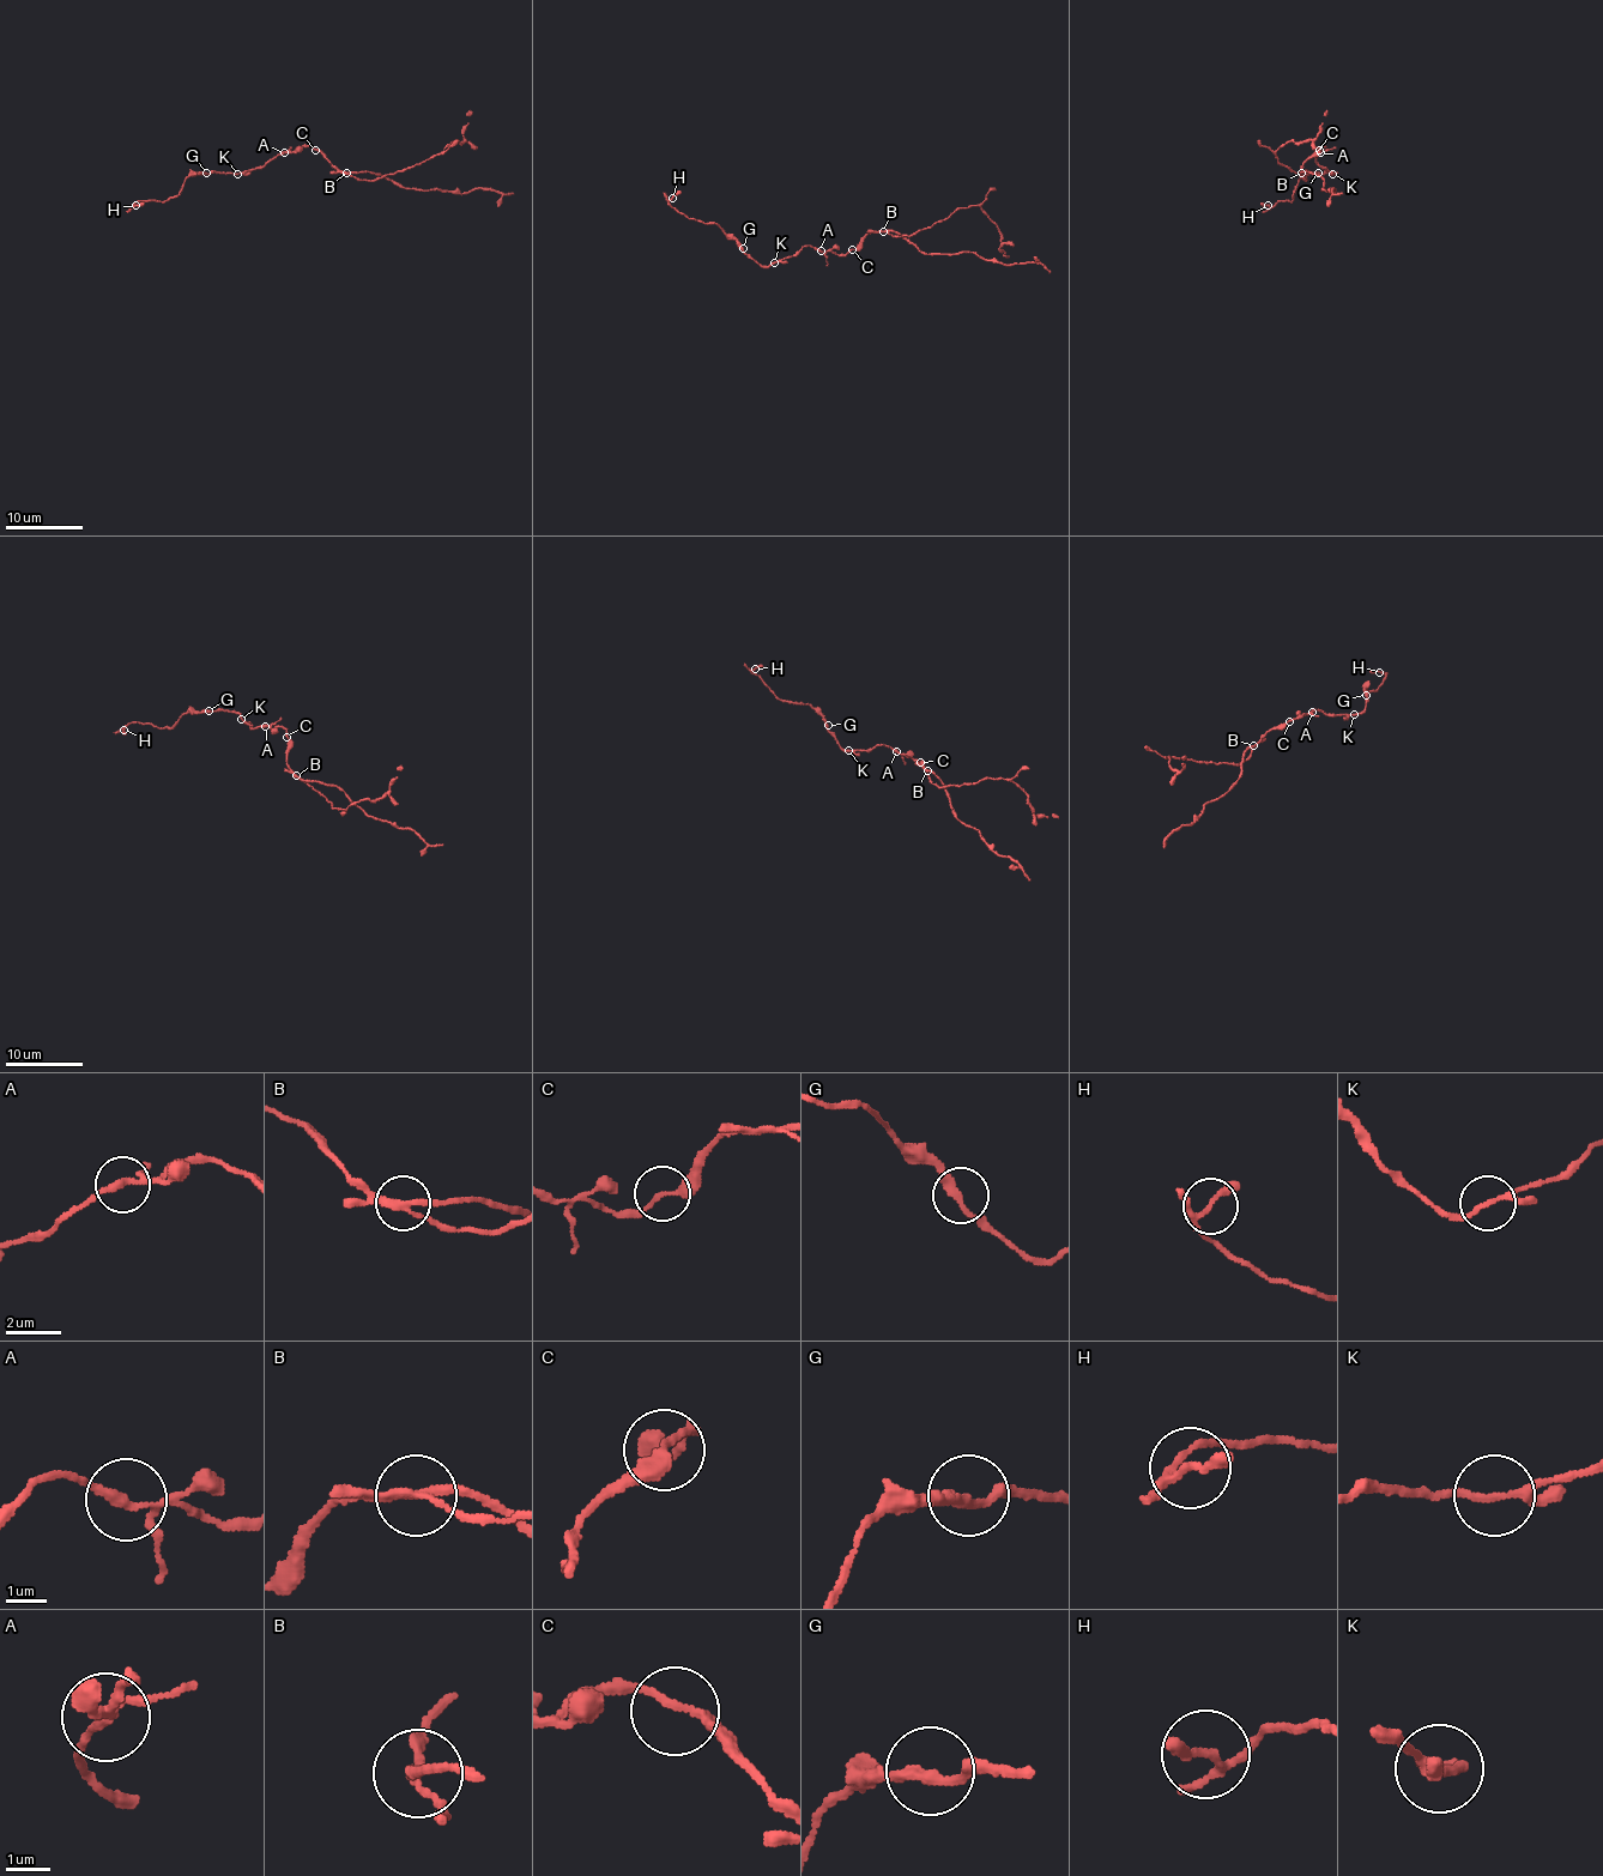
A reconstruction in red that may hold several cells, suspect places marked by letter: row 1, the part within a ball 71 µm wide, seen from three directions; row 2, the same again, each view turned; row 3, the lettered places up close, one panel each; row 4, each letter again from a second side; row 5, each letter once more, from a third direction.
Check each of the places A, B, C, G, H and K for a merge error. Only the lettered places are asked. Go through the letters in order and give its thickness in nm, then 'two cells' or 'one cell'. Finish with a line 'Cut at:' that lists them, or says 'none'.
A: 190 nm | one cell
B: 200 nm | two cells
C: 190 nm | one cell
G: 260 nm | one cell
H: 160 nm | one cell
K: 160 nm | one cell
Cut at: B

